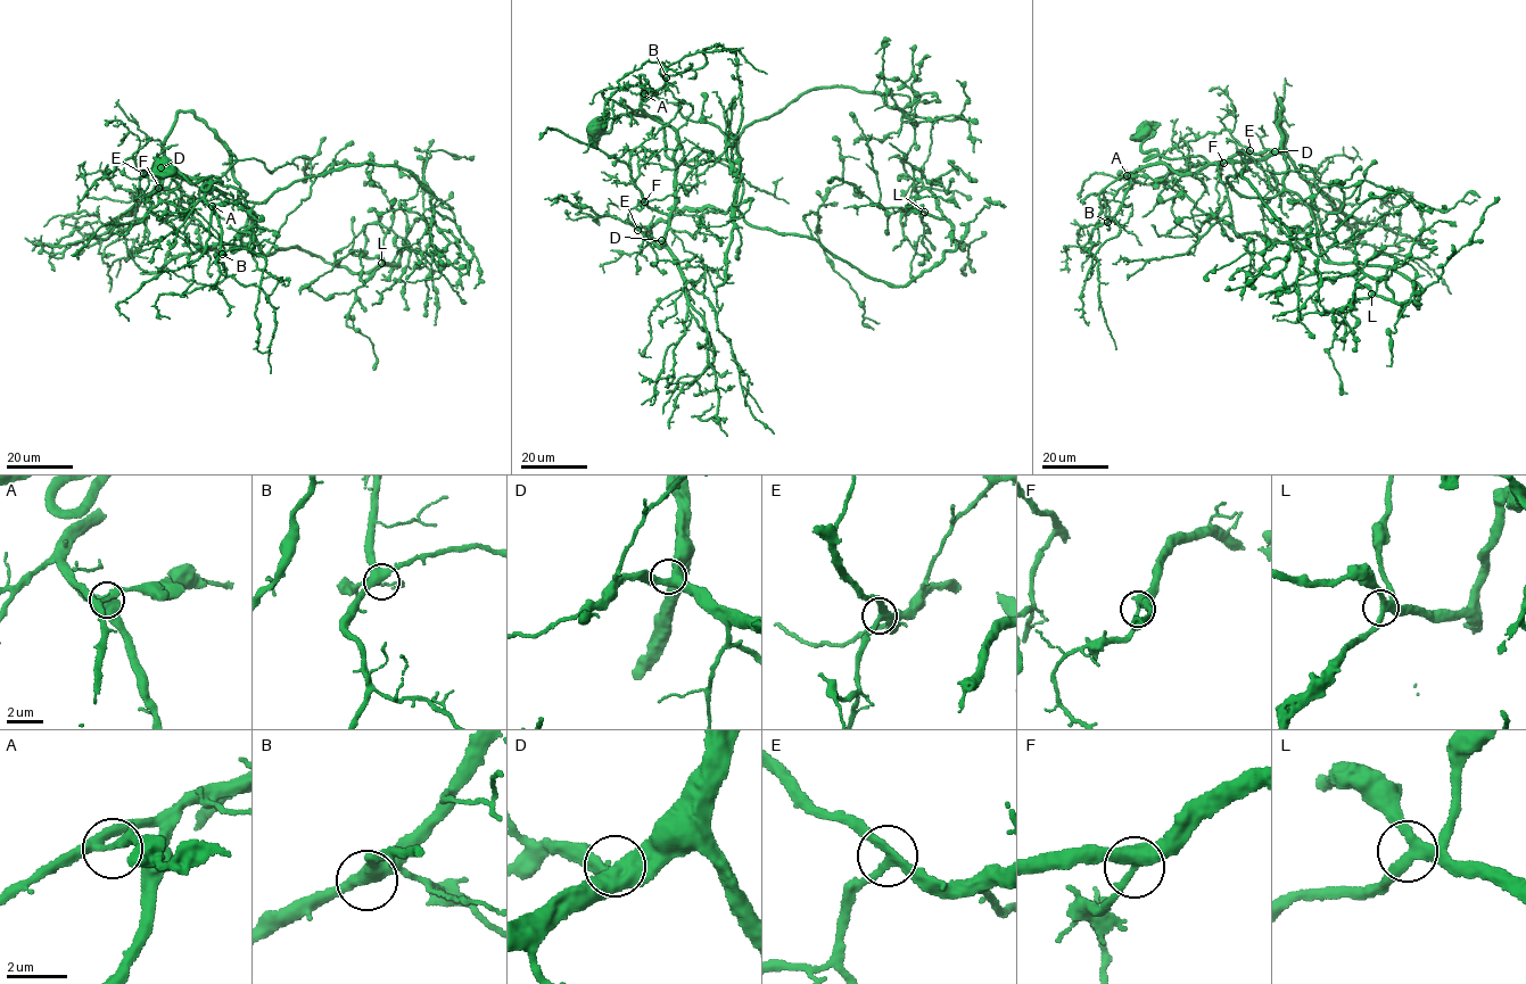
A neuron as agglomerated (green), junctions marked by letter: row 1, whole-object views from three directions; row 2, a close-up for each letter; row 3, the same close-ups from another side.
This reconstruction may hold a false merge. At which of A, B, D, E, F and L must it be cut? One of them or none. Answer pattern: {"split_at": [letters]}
{"split_at": ["A"]}

